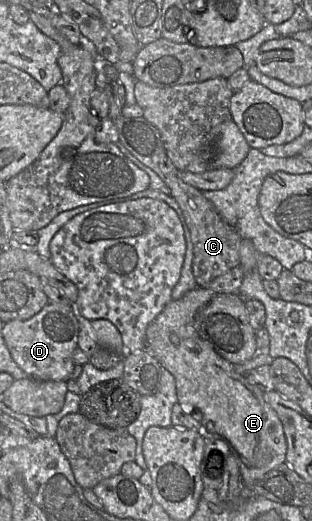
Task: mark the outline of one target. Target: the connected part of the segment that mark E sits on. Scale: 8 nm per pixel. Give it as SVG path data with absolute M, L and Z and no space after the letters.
M196 287L186 292L180 299L171 300L161 311L161 313L148 325L145 333L146 349L150 352L159 362L160 366L167 370L175 379L176 393L178 403L185 409L191 409L191 411L197 412L204 425L204 435L207 437L220 437L224 439L232 448L232 451L237 454L240 459L240 471L242 476L242 482L246 489L249 491L248 497L253 497L252 487L253 485L263 479L263 477L270 471L281 465L287 465L286 453L287 453L287 441L284 434L284 429L281 420L271 406L265 401L264 393L256 386L250 384L246 380L246 375L239 375L234 370L234 367L227 360L219 356L206 342L204 342L196 329L196 315L213 299L216 295L210 289Z

